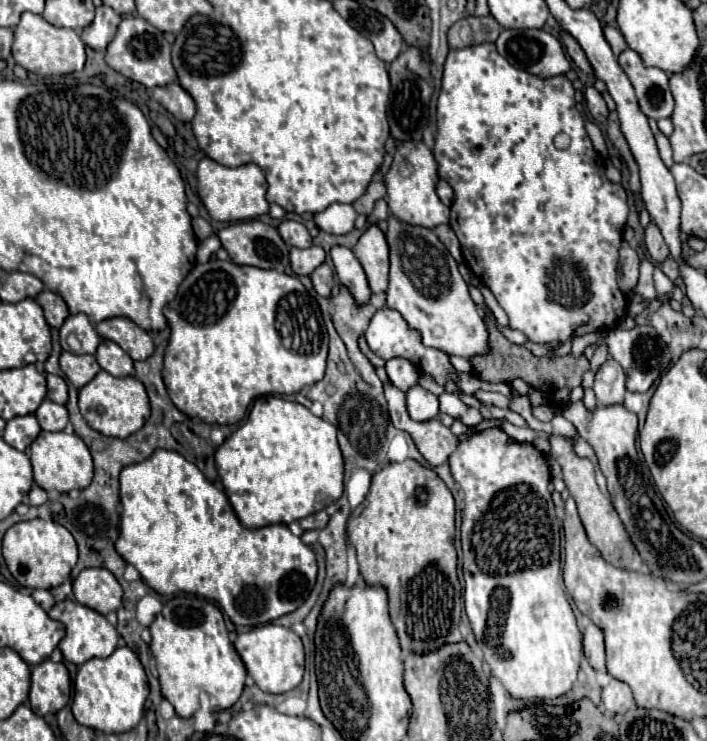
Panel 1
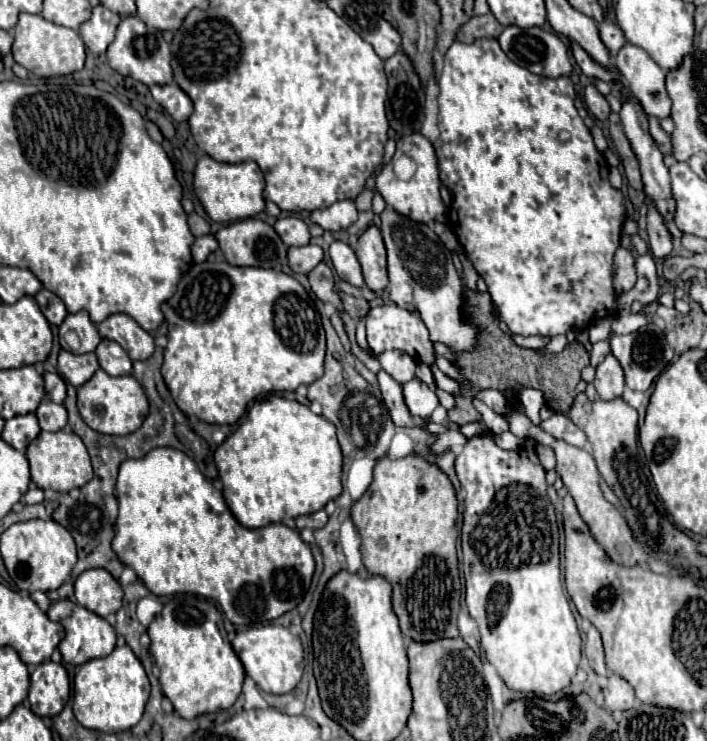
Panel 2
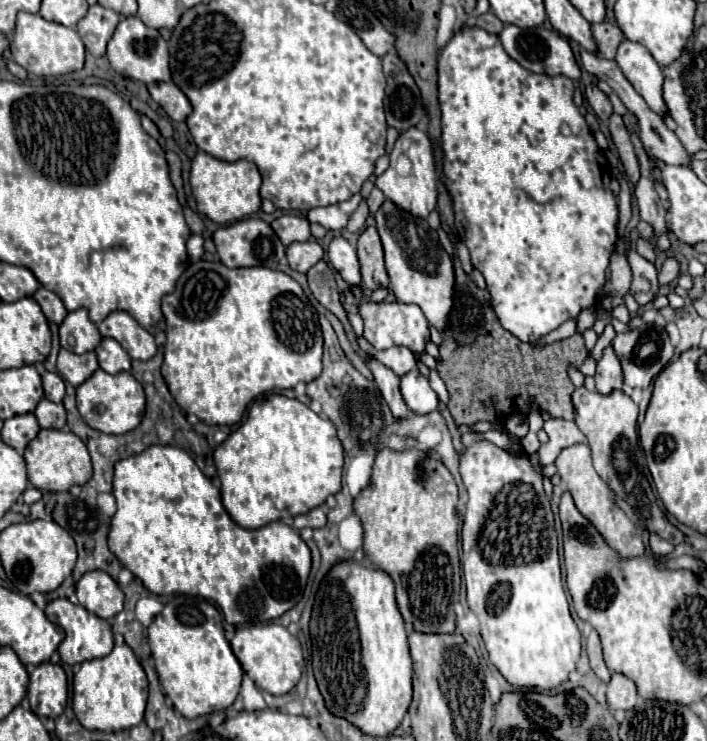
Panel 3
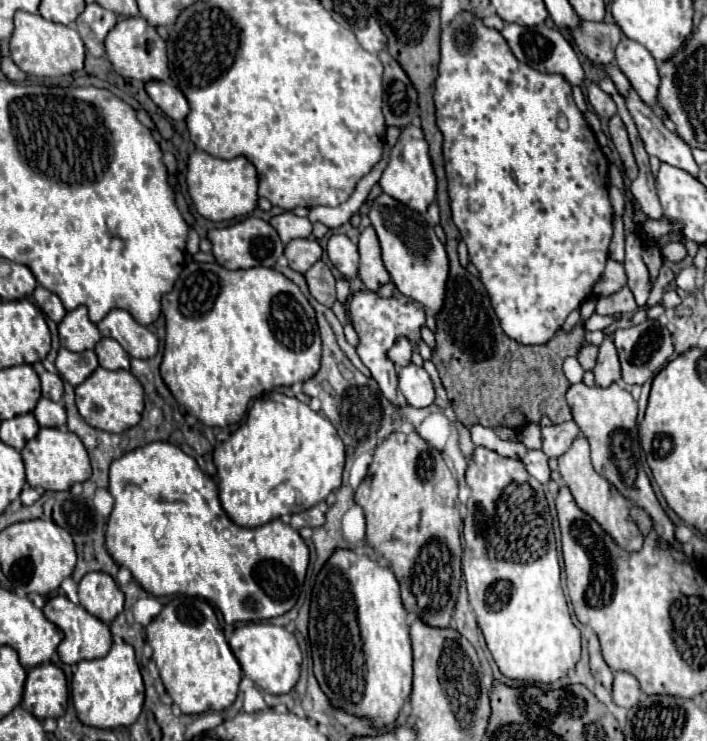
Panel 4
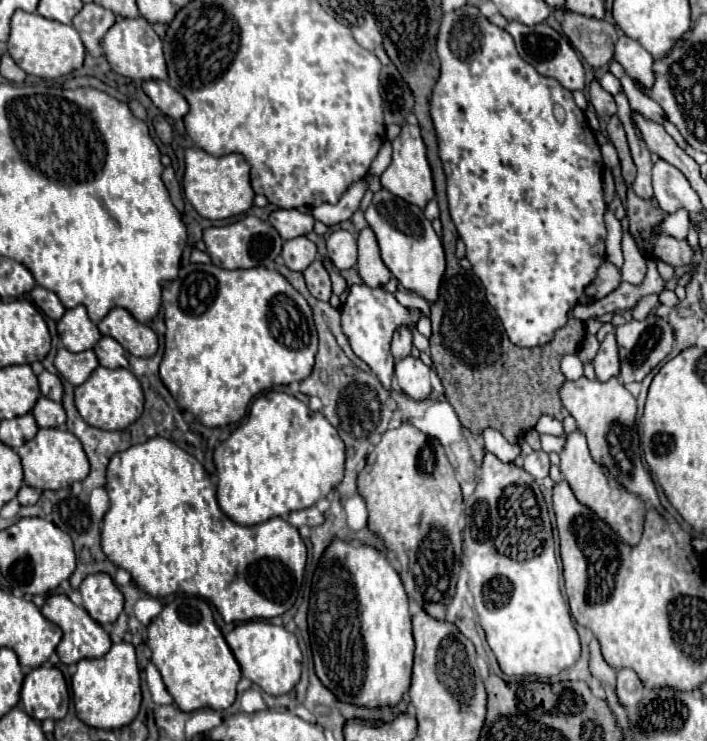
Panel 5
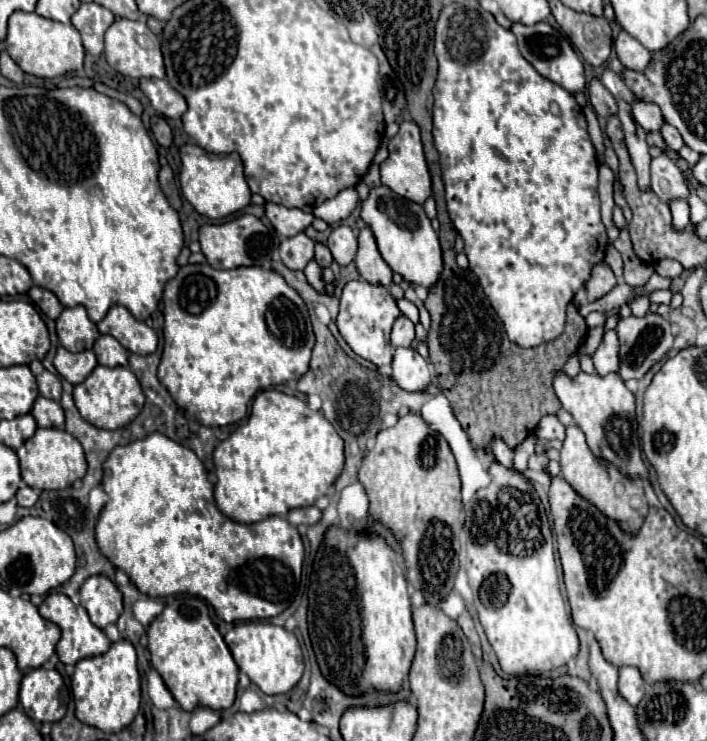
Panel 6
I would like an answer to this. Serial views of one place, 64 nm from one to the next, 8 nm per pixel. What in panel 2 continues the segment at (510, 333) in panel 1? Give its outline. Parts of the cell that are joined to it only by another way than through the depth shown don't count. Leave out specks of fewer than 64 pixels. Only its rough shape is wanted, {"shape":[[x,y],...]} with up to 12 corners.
{"shape":[[512,334],[516,344],[524,348],[540,348],[548,338]]}

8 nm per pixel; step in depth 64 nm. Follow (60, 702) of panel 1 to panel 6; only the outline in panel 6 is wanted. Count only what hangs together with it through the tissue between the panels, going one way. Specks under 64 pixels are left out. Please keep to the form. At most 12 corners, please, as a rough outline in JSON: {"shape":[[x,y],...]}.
{"shape":[[34,668],[20,704],[36,722],[58,722],[68,690],[58,670]]}

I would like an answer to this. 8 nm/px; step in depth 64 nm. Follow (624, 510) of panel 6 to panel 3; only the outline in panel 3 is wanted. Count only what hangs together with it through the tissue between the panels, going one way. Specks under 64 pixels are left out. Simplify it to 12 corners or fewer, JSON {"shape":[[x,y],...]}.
{"shape":[[586,444],[564,448],[558,474],[576,508],[620,558],[644,556]]}

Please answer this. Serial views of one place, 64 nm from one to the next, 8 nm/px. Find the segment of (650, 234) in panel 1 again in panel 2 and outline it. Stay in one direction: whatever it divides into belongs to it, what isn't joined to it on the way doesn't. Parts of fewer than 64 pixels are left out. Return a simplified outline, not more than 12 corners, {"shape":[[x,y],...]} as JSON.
{"shape":[[648,202],[648,248],[654,258],[672,252],[662,216]]}

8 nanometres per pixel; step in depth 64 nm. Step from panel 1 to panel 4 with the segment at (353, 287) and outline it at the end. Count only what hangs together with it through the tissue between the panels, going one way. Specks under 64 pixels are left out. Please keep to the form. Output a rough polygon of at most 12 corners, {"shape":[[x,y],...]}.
{"shape":[[344,234],[328,240],[328,258],[346,280],[358,278],[358,248]]}

